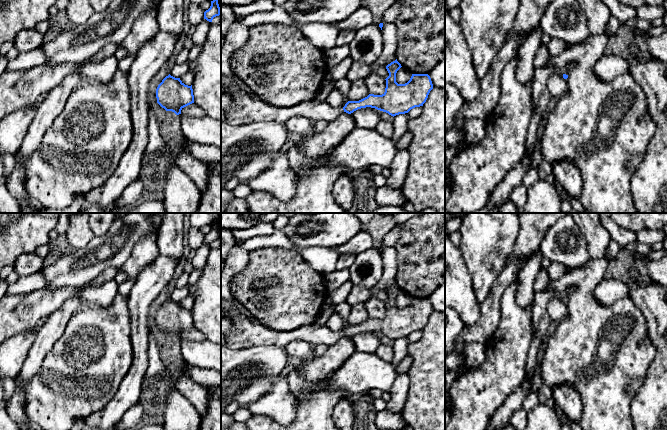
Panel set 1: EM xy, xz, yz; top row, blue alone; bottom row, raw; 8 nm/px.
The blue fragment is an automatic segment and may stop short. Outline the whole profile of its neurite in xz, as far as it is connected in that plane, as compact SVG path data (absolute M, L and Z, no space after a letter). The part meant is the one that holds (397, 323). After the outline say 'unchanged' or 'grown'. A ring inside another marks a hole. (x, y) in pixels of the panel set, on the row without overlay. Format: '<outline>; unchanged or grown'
M397 283L386 290L389 300L385 316L382 319L369 318L359 325L348 325L344 331L331 331L326 326L308 325L291 331L270 329L251 321L242 313L228 311L227 318L233 322L233 329L226 334L226 347L229 349L246 349L252 346L275 345L284 347L295 340L303 340L314 347L327 347L340 338L371 331L388 337L391 340L408 337L415 331L423 330L433 313L428 298L412 298L405 308L396 306L396 297L401 292Z; grown

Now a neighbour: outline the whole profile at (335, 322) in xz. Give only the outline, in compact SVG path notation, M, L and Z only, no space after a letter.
M334 312L327 320L325 326L331 331L344 331L348 323L336 312Z

